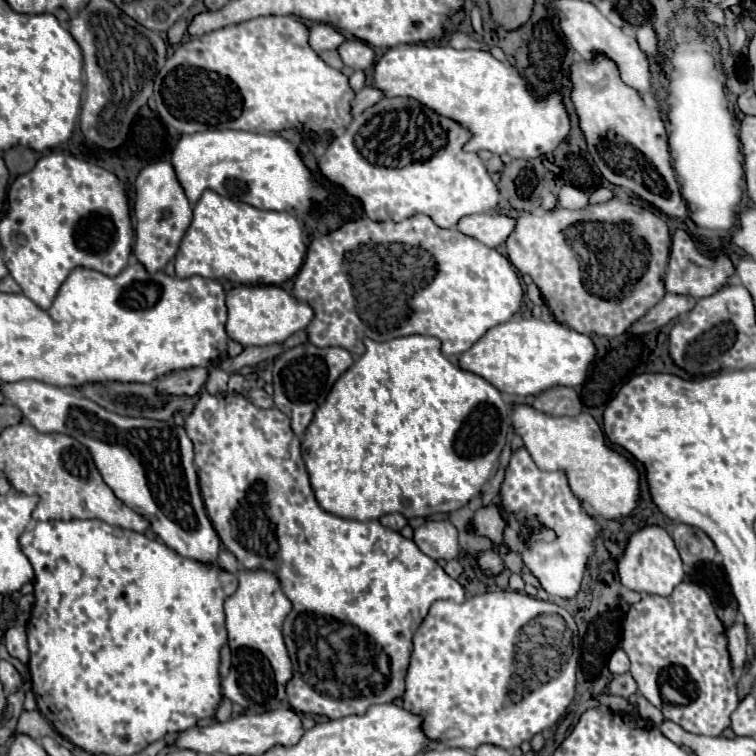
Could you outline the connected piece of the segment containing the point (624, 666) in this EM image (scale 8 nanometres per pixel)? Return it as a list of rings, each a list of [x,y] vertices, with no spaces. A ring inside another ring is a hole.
[[[616,649],[610,657],[610,663],[608,663],[608,669],[612,675],[622,675],[626,673],[630,667],[630,661],[628,661],[628,655],[622,651],[622,649]]]

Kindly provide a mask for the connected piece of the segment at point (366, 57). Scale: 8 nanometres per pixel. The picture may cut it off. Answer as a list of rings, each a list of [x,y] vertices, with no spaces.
[[[348,37],[342,43],[342,47],[338,47],[338,55],[344,61],[344,65],[352,67],[354,71],[358,71],[358,69],[360,71],[372,69],[374,59],[376,59],[376,55],[374,55],[374,51],[372,51],[370,45],[366,45],[360,39],[352,39],[352,37]]]

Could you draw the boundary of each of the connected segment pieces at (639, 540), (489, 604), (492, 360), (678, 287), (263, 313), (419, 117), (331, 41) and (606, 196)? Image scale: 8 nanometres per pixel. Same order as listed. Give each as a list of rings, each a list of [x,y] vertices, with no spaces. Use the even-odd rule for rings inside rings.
[[[646,525],[634,531],[628,539],[624,555],[616,561],[620,583],[626,589],[636,593],[654,593],[654,595],[670,595],[678,583],[684,579],[682,559],[678,549],[670,537],[670,533],[660,525]]]
[[[488,591],[488,593],[474,595],[474,597],[466,599],[464,603],[434,601],[424,623],[414,633],[412,643],[414,643],[414,649],[412,649],[410,665],[406,669],[406,691],[402,695],[402,707],[406,707],[406,711],[414,711],[416,715],[422,715],[422,731],[434,743],[440,743],[446,747],[462,747],[462,749],[464,747],[476,749],[484,743],[490,743],[490,745],[496,745],[502,749],[518,747],[520,743],[530,741],[536,733],[542,733],[542,731],[554,727],[558,723],[558,719],[566,713],[566,709],[574,697],[576,669],[578,669],[578,629],[576,629],[572,615],[566,609],[562,609],[550,601],[542,601],[542,599],[536,599],[526,593],[518,593],[518,591]]]
[[[510,319],[492,327],[458,357],[458,365],[464,371],[484,377],[490,381],[500,393],[510,393],[518,397],[538,395],[550,387],[566,385],[576,387],[580,385],[586,375],[588,367],[594,361],[596,349],[588,335],[576,333],[566,325],[542,319]]]
[[[678,229],[672,237],[672,251],[670,251],[670,263],[668,263],[668,271],[666,271],[666,279],[664,279],[664,289],[668,293],[676,293],[676,295],[690,295],[690,297],[708,297],[712,293],[716,293],[722,285],[728,285],[734,277],[734,265],[730,263],[730,259],[726,255],[718,255],[718,257],[706,257],[704,253],[698,251],[698,243],[682,229]]]
[[[276,285],[232,287],[226,293],[226,309],[228,309],[226,335],[230,335],[232,341],[236,341],[244,347],[264,347],[264,345],[272,345],[272,343],[282,343],[296,331],[306,329],[306,325],[314,317],[314,311],[308,303],[296,301],[288,291],[284,291],[282,287],[276,287]]]
[[[384,97],[384,99],[380,99],[376,105],[372,105],[370,109],[366,109],[364,113],[356,115],[356,117],[352,119],[350,127],[346,127],[346,129],[328,145],[326,153],[318,159],[318,171],[320,171],[332,185],[344,189],[346,195],[350,195],[352,199],[356,199],[356,201],[360,203],[362,213],[364,213],[366,217],[374,219],[374,221],[376,221],[376,219],[378,219],[378,221],[382,221],[382,219],[402,221],[402,219],[406,219],[406,217],[424,213],[424,215],[428,215],[438,227],[450,229],[450,227],[454,227],[454,225],[458,223],[458,219],[464,217],[464,215],[486,213],[486,211],[496,209],[498,197],[500,197],[498,187],[496,187],[496,183],[490,179],[490,175],[488,175],[486,165],[482,163],[482,159],[480,159],[476,153],[466,153],[466,151],[462,151],[462,145],[464,145],[468,139],[470,139],[470,133],[468,133],[460,123],[456,123],[456,121],[452,121],[452,119],[448,119],[448,117],[442,117],[442,115],[434,113],[432,109],[424,107],[422,103],[418,103],[418,101],[414,101],[414,99],[404,99],[404,97]]]
[[[314,23],[308,27],[308,43],[316,53],[336,49],[342,41],[344,41],[344,37],[332,25]]]
[[[598,187],[589,195],[589,204],[603,203],[613,198],[613,193],[610,189],[605,187]]]

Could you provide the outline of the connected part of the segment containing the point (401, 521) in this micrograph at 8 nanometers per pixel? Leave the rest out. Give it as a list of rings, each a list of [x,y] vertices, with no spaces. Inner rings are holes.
[[[392,513],[392,515],[382,515],[380,517],[380,523],[392,531],[400,531],[404,525],[406,525],[406,517],[404,515],[398,515],[398,513]]]

